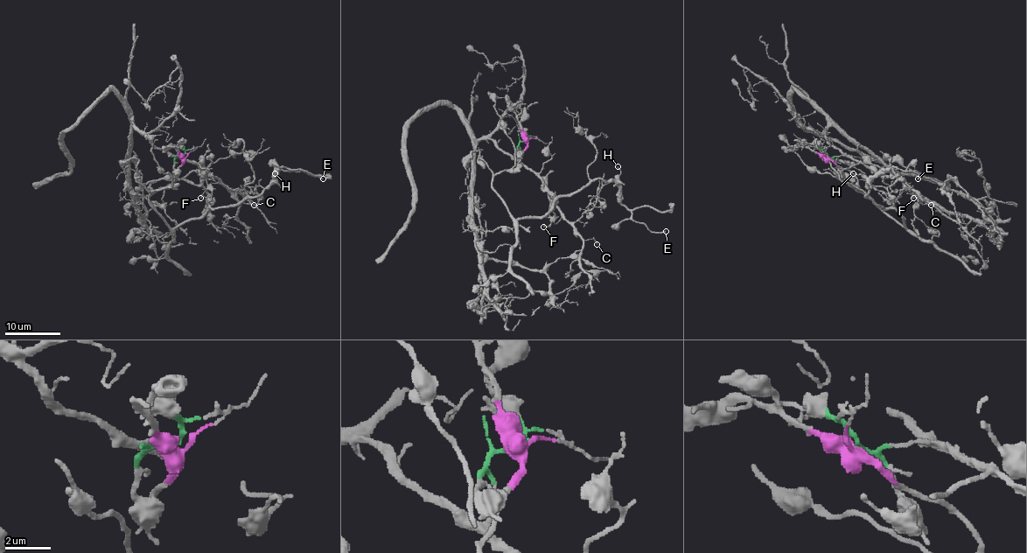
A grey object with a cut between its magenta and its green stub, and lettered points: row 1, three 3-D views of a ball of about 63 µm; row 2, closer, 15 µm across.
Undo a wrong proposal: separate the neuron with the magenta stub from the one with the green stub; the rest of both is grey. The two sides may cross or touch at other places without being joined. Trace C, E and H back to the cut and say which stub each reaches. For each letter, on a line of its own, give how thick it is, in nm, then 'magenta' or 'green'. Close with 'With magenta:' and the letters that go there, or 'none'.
C: calibre 110 nm; green
E: calibre 180 nm; magenta
H: calibre 120 nm; magenta
With magenta: E, H

